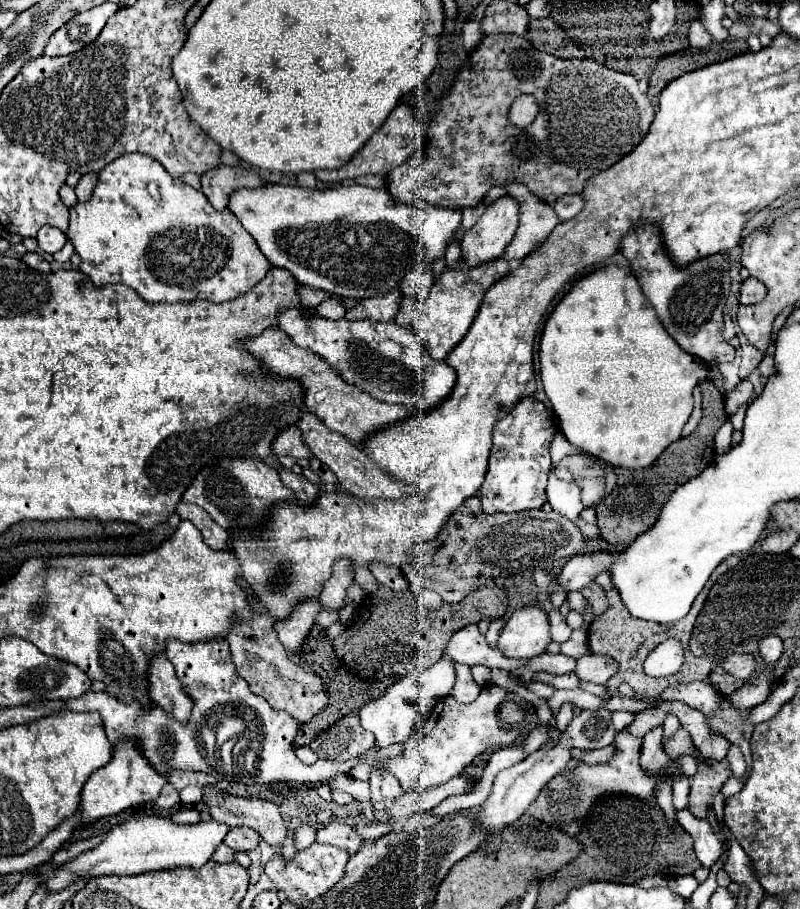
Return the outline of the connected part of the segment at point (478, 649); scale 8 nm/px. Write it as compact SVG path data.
M465 626L459 632L455 632L445 648L445 656L459 664L467 666L485 664L489 668L503 669L509 673L530 662L530 660L505 658L497 648L487 644L485 636L479 632L477 626Z

